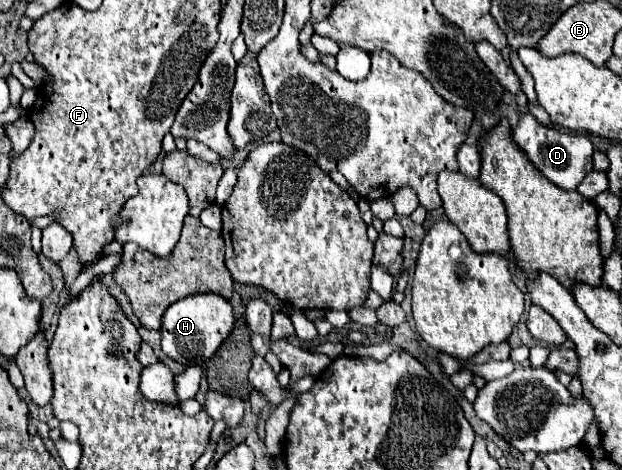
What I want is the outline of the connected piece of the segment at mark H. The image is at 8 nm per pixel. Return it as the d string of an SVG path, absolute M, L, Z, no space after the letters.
M202 293L202 295L184 297L172 303L162 317L162 329L160 329L162 351L170 359L182 365L202 365L202 361L214 355L214 351L222 345L226 335L230 335L232 327L234 327L232 305L220 295Z

